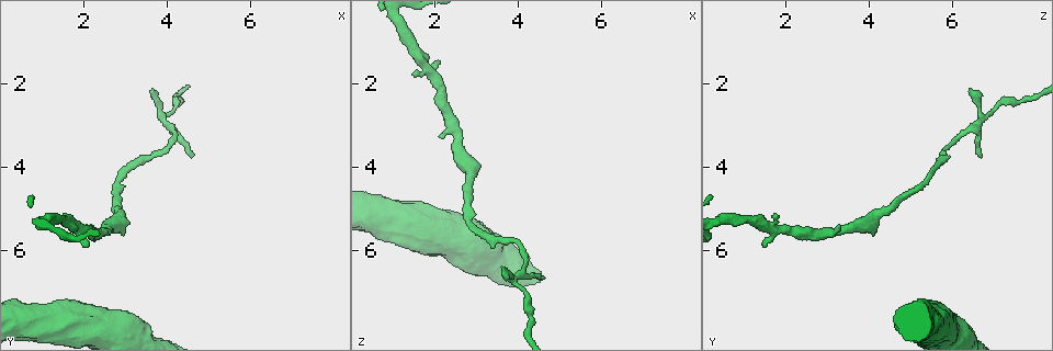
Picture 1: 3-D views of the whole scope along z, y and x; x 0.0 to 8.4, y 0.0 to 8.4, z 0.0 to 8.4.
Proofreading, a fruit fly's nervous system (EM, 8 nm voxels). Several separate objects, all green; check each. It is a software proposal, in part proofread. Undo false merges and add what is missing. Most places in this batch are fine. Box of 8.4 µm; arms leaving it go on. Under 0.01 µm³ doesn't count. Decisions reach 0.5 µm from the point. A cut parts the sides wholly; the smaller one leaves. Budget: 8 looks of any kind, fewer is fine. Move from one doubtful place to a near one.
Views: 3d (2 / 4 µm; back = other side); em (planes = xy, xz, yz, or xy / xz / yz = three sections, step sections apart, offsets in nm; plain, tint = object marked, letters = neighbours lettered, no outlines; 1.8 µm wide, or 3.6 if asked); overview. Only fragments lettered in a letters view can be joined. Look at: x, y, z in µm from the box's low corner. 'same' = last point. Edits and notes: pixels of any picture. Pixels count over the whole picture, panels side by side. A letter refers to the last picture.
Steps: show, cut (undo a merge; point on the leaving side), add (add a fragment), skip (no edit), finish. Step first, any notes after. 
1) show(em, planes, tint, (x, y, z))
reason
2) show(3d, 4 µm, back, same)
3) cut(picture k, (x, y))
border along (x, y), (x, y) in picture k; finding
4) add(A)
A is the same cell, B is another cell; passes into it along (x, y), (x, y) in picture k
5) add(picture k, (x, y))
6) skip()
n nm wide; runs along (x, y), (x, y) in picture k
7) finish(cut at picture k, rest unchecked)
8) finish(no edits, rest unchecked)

show(3d, 4 µm, (2.80, 5.00, 4.45))
sudden change in width

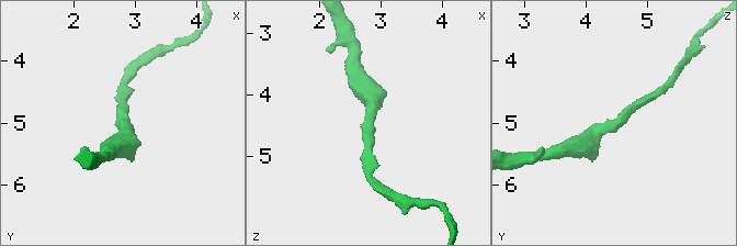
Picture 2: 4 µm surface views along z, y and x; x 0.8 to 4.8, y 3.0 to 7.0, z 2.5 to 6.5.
show(em, planes, letters, (2.80, 5.00, 4.50))

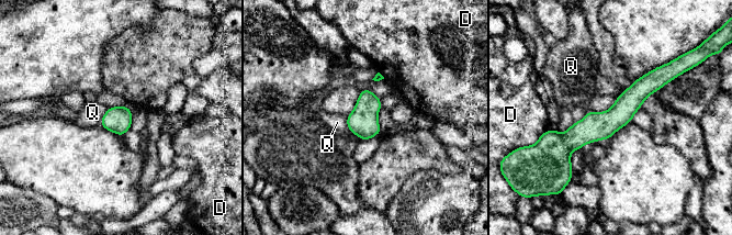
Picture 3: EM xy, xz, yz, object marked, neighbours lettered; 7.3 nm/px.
skip()
D and Q are other cells; runs along (663, 80), (604, 125), (548, 136) in picture 3; continuous, no second cell

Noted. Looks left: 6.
show(3d, 2 µm, (3.70, 2.10, 6.40))
branch stops here

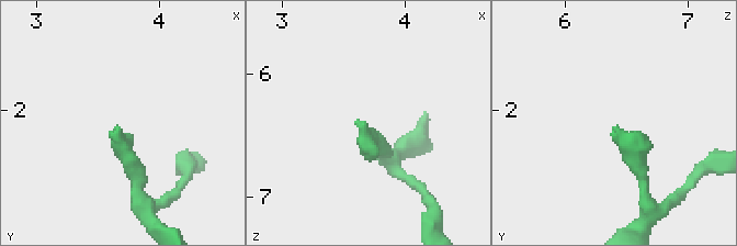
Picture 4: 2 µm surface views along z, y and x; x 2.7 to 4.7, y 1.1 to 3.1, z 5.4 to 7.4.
show(em, yz, step 8, tint, (3.66, 2.16, 6.40))
need the tissue

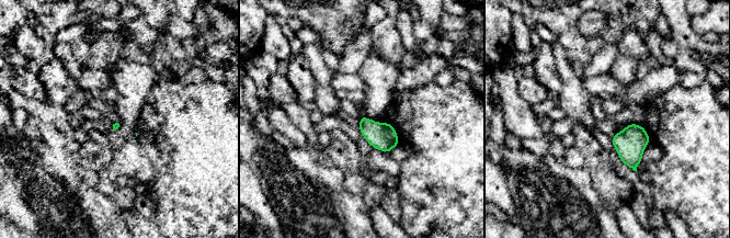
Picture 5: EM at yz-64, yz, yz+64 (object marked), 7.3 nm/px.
show(em, planes, letters, same)

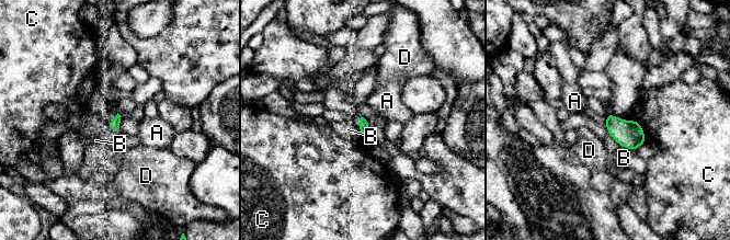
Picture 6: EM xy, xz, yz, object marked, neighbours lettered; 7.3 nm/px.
skip()
A, B, C and D are other cells; no lettered fragment goes on from it

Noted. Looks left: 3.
show(3d, 2 µm, (4.65, 3.70, 6.70))
tapers out

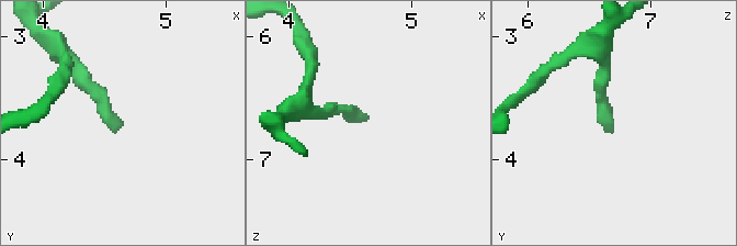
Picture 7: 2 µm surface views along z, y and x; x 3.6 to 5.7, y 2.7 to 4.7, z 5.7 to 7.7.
show(em, planes, tint, (4.56, 3.76, 6.70))

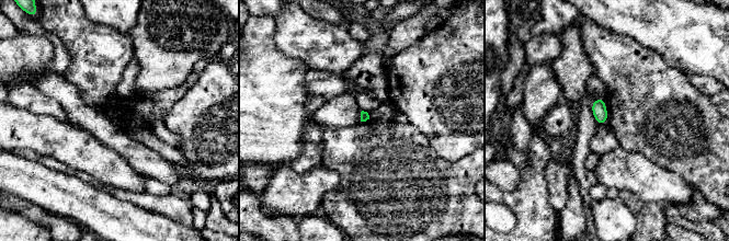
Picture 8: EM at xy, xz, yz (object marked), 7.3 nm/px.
show(em, planes, letters, same)

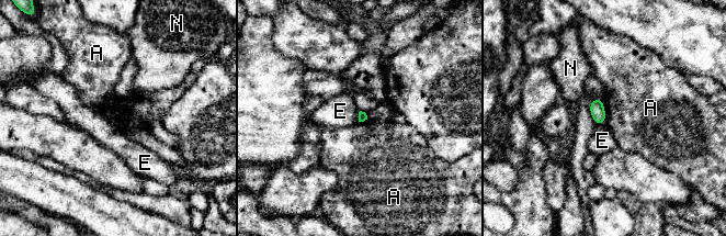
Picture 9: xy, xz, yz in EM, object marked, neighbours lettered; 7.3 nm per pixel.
skip()
A touches over 190 nm; A, E and N are other cells; border along (601, 99), (605, 123) in picture 9; no lettered fragment goes on from it

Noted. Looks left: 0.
finish(no edits, rest unchecked)

